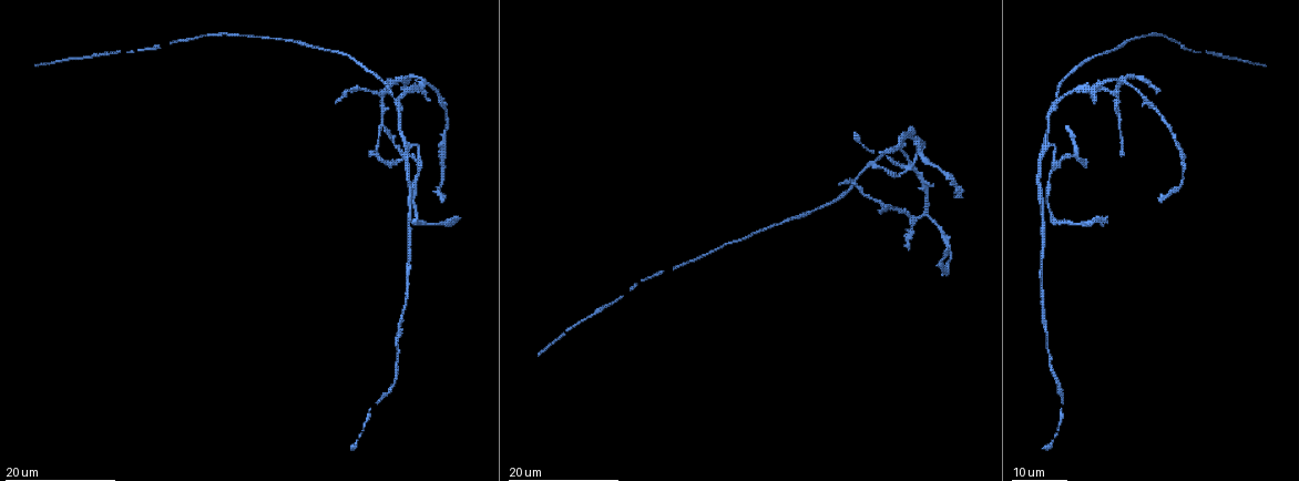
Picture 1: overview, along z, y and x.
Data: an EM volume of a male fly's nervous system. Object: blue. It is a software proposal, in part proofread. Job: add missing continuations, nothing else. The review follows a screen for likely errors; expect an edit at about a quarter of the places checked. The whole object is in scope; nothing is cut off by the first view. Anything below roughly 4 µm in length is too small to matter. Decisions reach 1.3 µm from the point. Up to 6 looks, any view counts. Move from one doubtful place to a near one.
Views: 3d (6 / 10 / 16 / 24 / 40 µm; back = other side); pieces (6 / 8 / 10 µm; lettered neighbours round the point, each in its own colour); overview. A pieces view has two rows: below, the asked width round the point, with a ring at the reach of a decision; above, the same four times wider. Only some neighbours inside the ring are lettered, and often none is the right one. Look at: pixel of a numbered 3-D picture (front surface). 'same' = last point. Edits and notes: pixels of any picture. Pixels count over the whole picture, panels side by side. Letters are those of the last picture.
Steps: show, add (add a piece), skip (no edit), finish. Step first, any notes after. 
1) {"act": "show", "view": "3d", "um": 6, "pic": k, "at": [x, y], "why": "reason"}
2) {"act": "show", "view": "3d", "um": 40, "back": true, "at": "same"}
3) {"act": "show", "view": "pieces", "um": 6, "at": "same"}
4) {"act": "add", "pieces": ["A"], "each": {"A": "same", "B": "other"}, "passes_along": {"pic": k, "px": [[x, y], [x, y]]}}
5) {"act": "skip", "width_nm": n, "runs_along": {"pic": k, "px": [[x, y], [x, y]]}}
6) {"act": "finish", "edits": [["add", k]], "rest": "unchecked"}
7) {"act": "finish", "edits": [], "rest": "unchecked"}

{"act": "show", "view": "3d", "um": 16, "pic": 1, "at": [539, 356], "why": "free end"}

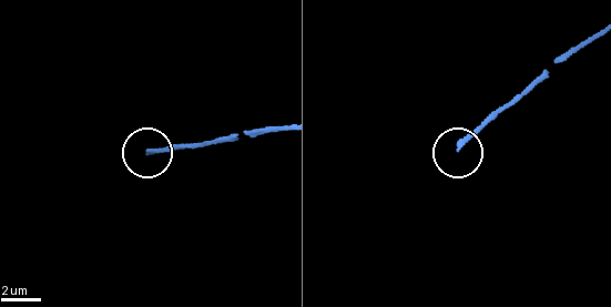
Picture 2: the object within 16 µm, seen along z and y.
{"act": "show", "view": "pieces", "um": 8, "pic": 2, "at": [149, 152]}

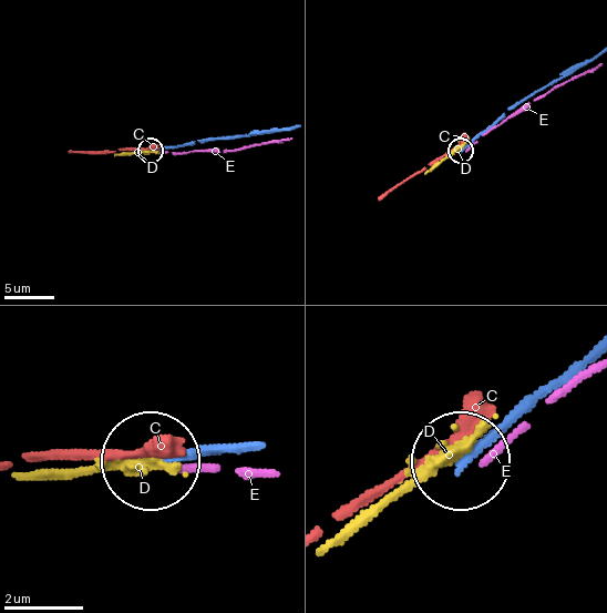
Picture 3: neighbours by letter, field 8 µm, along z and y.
{"act": "skip", "each": {"C": "other", "D": "other", "E": "other"}, "runs_along": {"pic": 3, "px": [[597, 54], [571, 67], [513, 105], [462, 149]]}, "found": "none of them fits"}

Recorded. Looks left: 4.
{"act": "show", "view": "3d", "um": 16, "pic": 1, "at": [838, 183], "why": "branch stops here"}

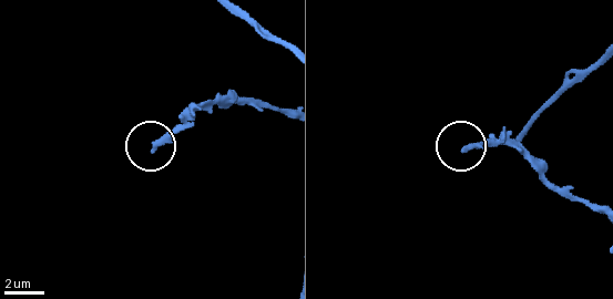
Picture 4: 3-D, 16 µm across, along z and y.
{"act": "show", "view": "pieces", "um": 8, "pic": 4, "at": [155, 150], "why": "what lies round it"}

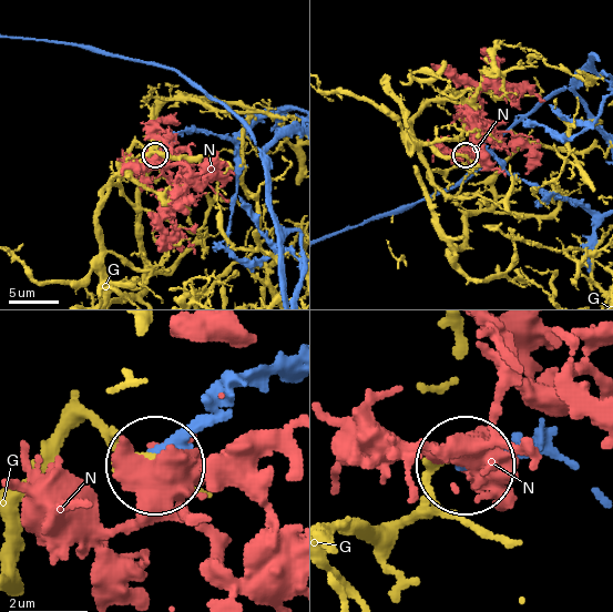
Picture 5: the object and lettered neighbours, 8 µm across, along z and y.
{"act": "skip", "each": {"G": "other", "N": "other"}, "found": "none of them fits"}

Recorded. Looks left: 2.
{"act": "show", "view": "3d", "um": 24, "pic": 1, "at": [1108, 216], "why": "branch stops here"}

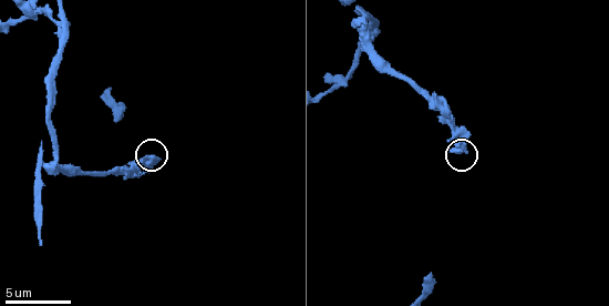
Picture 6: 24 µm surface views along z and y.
{"act": "show", "view": "pieces", "um": 10, "pic": 6, "at": [466, 149]}

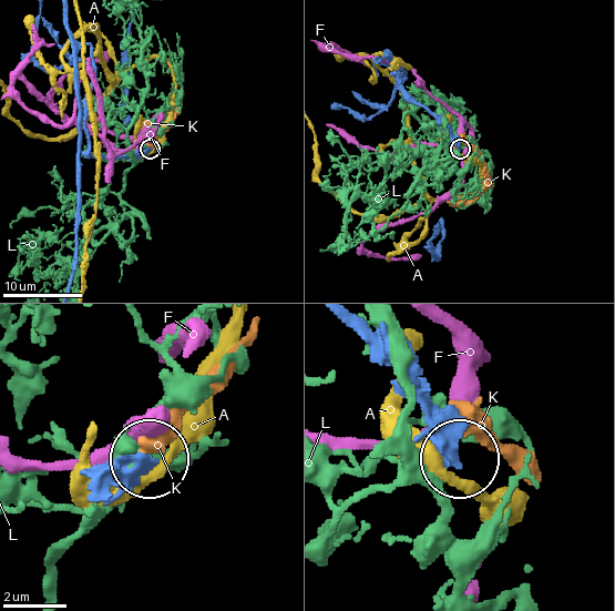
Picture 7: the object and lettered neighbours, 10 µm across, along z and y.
{"act": "skip", "each": {"A": "other", "F": "other", "K": "other", "L": "other"}, "runs_along": {"pic": 7, "px": [[352, 324], [392, 364], [453, 456]]}, "found": "no lettered piece goes on from it"}

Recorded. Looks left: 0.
{"act": "finish", "edits": [], "rest": "unchecked"}

